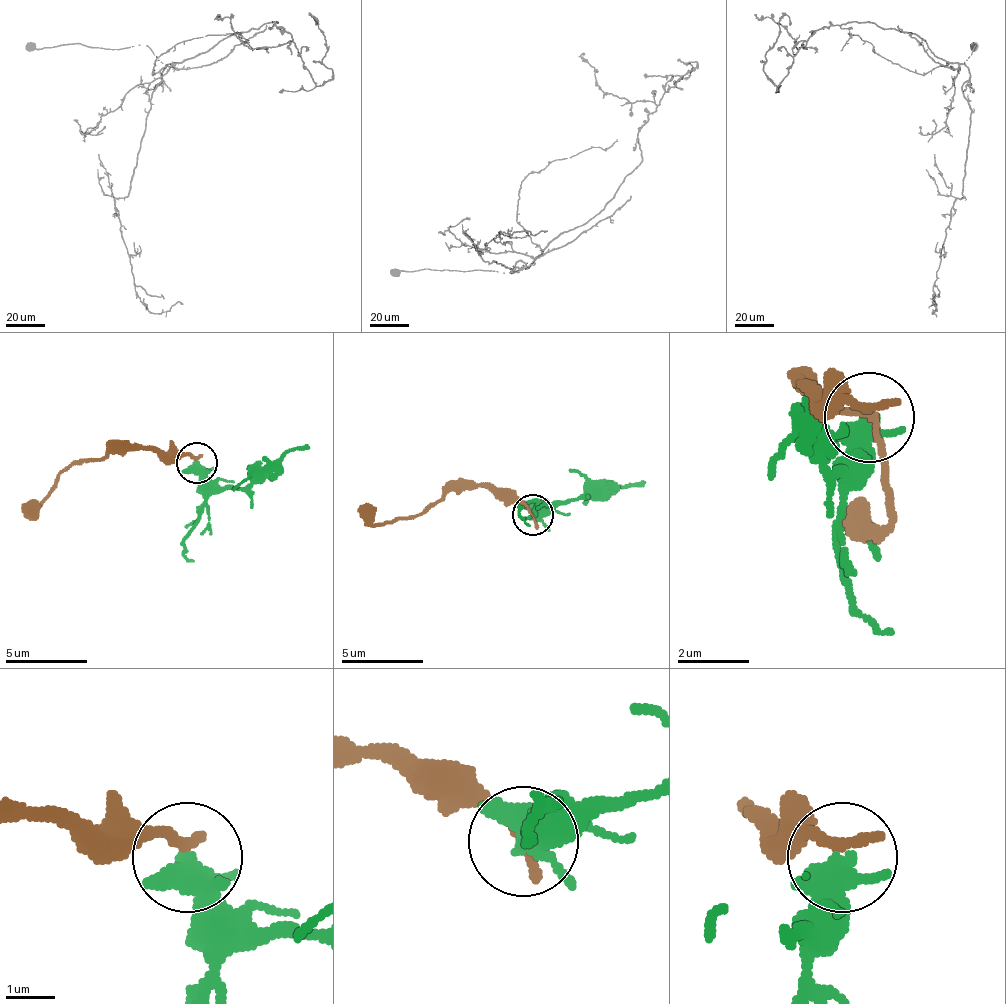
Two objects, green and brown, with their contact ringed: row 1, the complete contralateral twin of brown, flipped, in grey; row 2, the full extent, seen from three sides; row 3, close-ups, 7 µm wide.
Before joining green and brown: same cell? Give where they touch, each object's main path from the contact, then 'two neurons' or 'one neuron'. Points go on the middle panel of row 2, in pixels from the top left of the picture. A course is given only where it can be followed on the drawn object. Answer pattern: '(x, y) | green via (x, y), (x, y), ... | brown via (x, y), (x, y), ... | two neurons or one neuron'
(532, 515) | green via (533, 514), (624, 485), (644, 485) | brown via (533, 514), (484, 485), (451, 485), (422, 510), (394, 522), (365, 518), (356, 510) | two neurons

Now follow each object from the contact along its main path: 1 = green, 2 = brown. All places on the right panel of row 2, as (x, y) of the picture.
1: (867, 420), (858, 456), (840, 474), (804, 393), (804, 375)
2: (867, 411), (804, 393), (858, 411), (885, 447), (885, 519), (876, 528), (858, 510)

